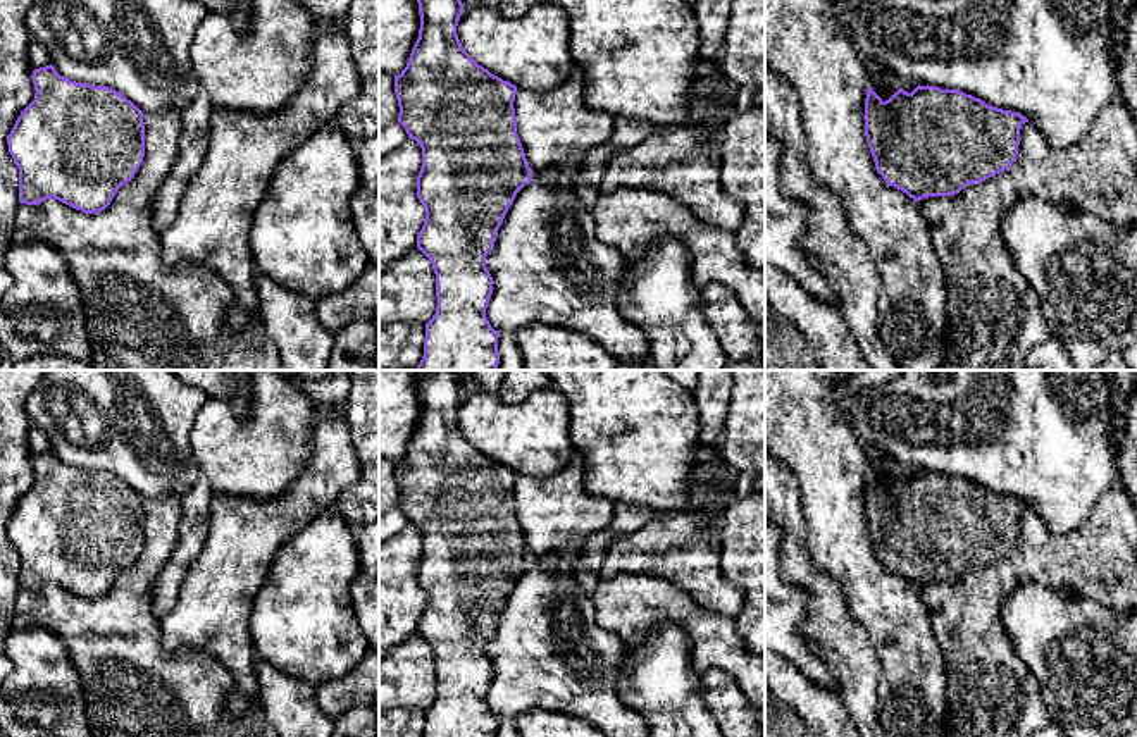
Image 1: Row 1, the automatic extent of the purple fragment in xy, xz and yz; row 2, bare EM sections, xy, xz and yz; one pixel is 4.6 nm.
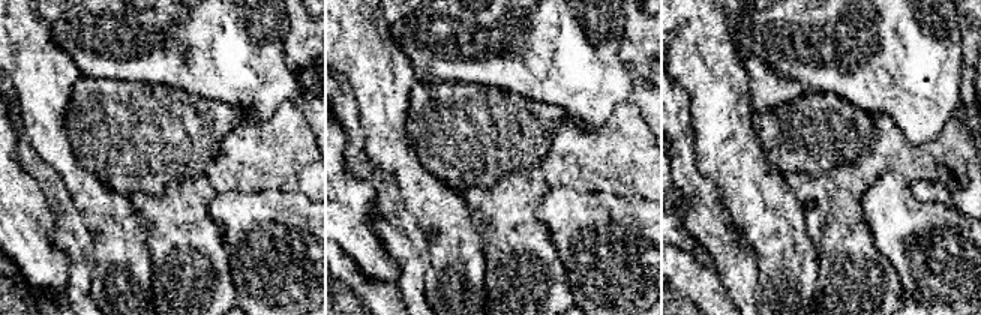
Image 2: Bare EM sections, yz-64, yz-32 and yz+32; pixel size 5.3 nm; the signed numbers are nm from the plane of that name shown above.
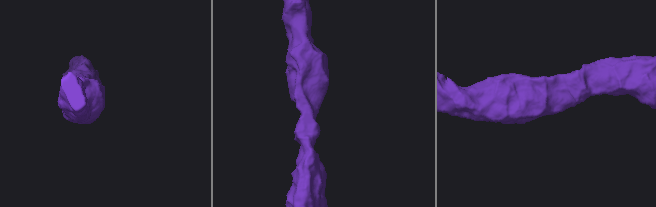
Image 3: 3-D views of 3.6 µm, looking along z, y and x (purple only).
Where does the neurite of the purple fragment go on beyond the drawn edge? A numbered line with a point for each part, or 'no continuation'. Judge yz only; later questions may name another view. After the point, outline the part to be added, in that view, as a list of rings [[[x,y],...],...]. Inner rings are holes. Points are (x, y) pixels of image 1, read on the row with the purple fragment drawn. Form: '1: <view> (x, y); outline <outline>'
no continuation

